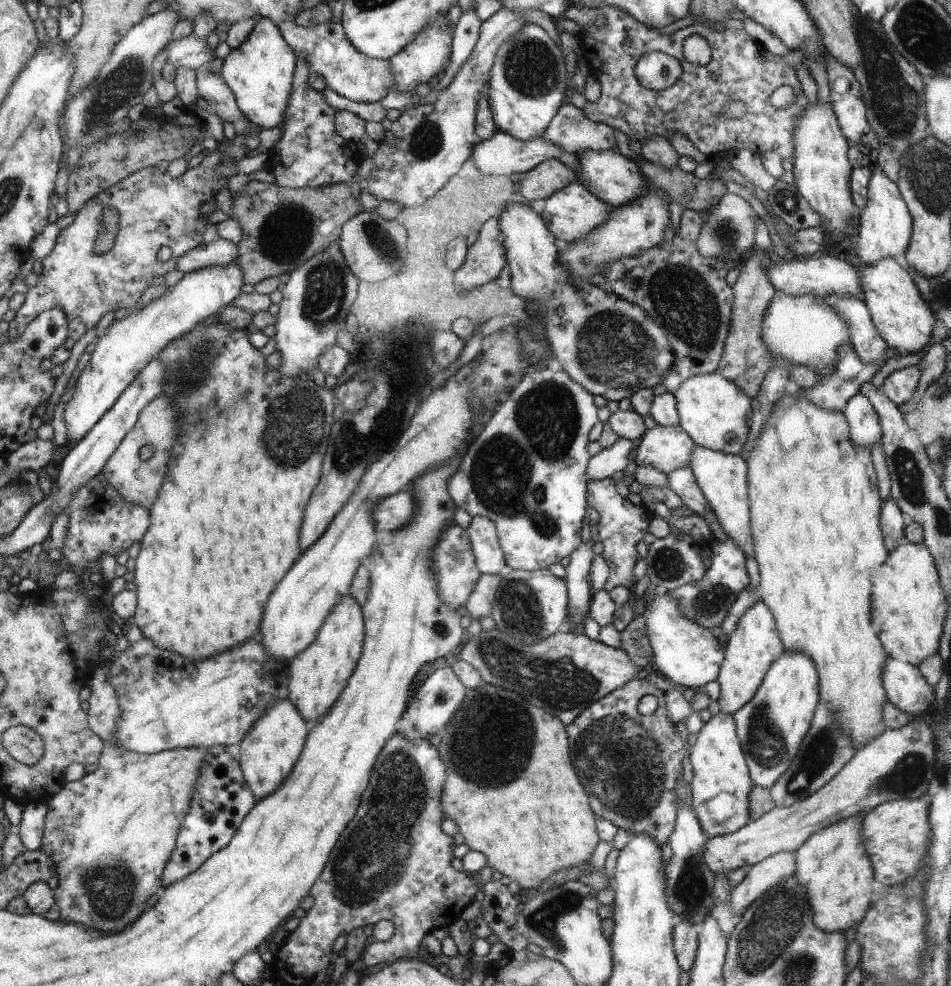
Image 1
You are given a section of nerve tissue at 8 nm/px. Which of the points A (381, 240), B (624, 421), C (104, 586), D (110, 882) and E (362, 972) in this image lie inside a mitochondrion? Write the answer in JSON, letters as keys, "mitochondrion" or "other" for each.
{"A":"mitochondrion","B":"other","C":"other","D":"mitochondrion","E":"other"}

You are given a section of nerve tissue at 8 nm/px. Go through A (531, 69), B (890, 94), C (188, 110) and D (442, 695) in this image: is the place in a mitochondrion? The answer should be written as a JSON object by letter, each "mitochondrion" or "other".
{"A":"mitochondrion","B":"mitochondrion","C":"other","D":"mitochondrion"}

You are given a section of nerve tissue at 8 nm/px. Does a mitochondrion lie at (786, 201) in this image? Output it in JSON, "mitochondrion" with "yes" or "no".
{"mitochondrion":"yes"}

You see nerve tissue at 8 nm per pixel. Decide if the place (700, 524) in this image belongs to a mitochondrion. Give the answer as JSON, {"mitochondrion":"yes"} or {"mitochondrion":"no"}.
{"mitochondrion":"no"}

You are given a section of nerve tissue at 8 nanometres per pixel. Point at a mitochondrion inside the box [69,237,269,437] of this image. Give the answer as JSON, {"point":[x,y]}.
{"point":[190,372]}

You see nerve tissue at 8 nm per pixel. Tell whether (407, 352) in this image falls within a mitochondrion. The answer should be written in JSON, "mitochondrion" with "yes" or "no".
{"mitochondrion":"yes"}

